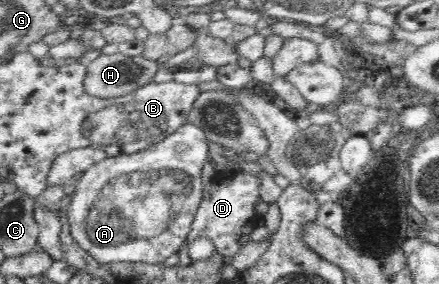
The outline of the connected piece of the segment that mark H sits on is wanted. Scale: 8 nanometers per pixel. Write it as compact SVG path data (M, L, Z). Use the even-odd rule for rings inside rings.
M100 54L86 66L84 92L101 99L119 97L152 83L158 70L155 61L142 55Z

